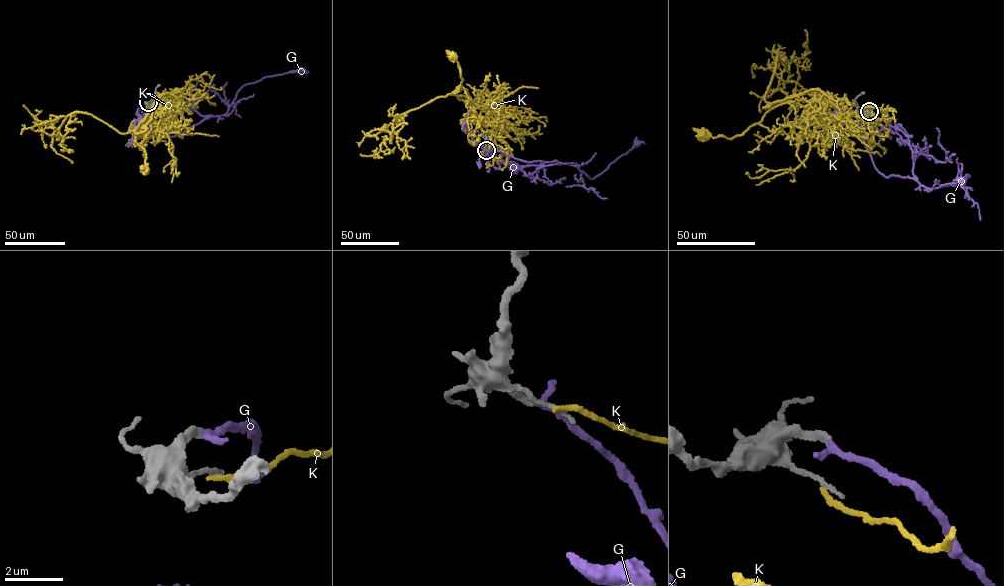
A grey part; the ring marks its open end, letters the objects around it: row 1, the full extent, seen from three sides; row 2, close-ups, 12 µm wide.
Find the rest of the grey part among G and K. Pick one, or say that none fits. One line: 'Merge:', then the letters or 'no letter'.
Merge: G

